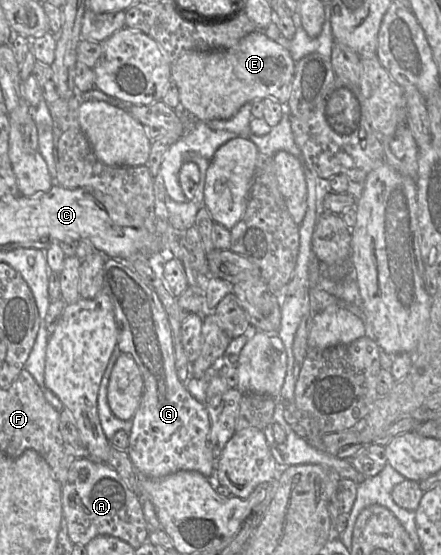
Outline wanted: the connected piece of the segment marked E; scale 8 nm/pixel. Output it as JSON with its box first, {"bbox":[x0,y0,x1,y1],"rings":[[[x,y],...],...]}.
{"bbox":[171,30,295,122],"rings":[[[256,30],[224,50],[191,50],[183,53],[172,62],[171,78],[179,92],[179,109],[201,122],[226,120],[232,118],[244,104],[254,100],[270,98],[285,105],[291,92],[295,64],[288,49],[268,38],[263,31]]]}

